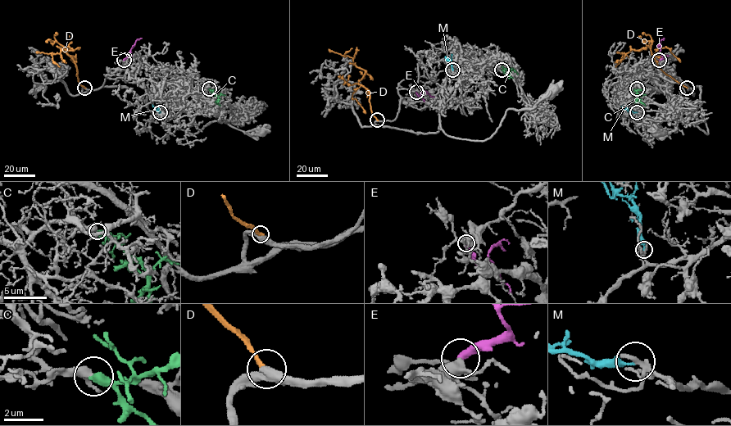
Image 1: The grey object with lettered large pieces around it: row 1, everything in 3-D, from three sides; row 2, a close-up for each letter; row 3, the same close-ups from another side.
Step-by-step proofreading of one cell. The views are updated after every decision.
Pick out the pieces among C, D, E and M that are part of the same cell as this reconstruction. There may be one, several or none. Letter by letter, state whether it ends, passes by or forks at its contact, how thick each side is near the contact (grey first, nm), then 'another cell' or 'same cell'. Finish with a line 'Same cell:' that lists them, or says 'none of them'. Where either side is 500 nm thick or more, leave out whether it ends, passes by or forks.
C: it ends; calibres 360 and 480 nm; same cell
D: it ends; calibres 420 and 320 nm; another cell
E: it ends; calibres 380 and 400 nm; another cell
M: it ends; calibres 220 and 240 nm; same cell
Same cell: C, M

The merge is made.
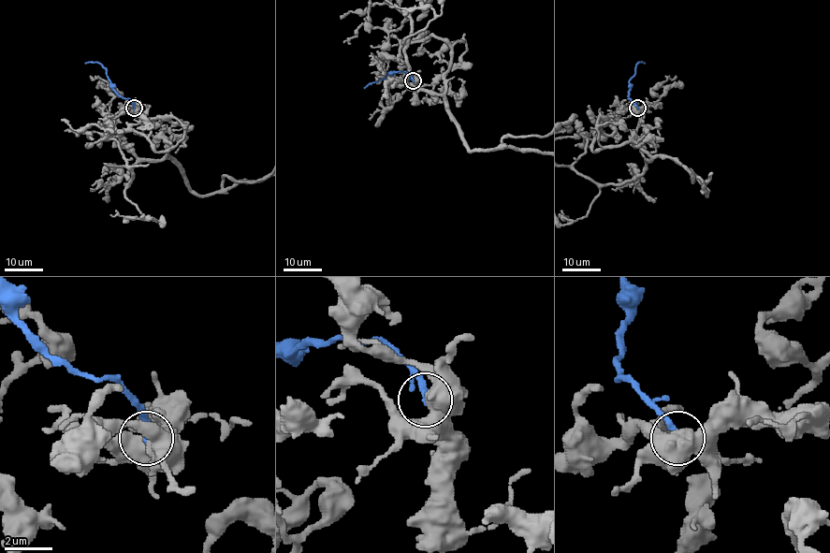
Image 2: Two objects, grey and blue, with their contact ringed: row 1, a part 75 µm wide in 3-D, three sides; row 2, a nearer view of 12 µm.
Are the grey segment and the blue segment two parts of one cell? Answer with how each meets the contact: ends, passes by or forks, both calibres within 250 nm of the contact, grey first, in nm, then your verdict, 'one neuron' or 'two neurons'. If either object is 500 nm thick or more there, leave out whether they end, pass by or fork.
calibres 600 and 260 nm; two neurons

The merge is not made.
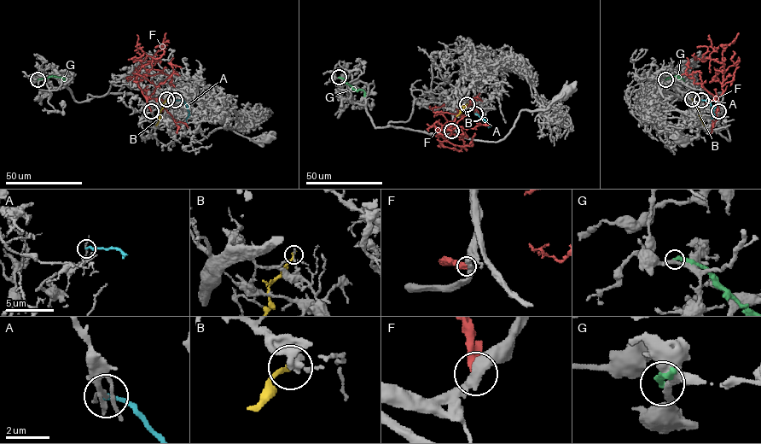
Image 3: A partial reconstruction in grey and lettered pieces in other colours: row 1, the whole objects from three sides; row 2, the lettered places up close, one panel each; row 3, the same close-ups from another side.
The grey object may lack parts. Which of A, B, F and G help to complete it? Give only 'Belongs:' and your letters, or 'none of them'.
Belongs: none of them

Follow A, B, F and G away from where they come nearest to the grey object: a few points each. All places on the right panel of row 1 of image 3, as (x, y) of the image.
A: (701, 100), (706, 100), (711, 105), (711, 122)
B: (692, 99), (704, 125)
F: (718, 111), (724, 64), (711, 59), (710, 55), (704, 61), (695, 58), (694, 53)
G: (665, 79), (677, 76), (684, 81)

